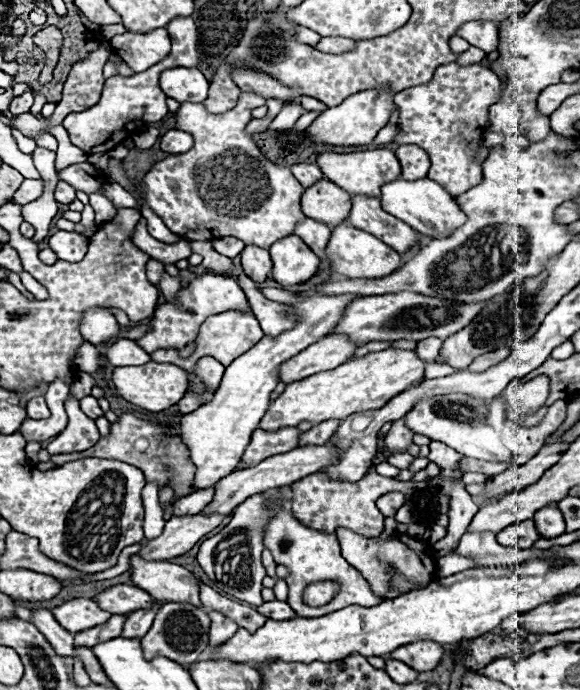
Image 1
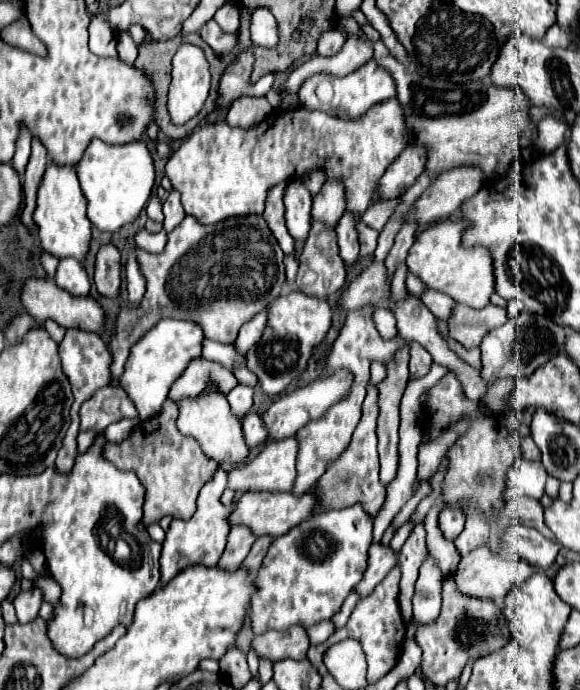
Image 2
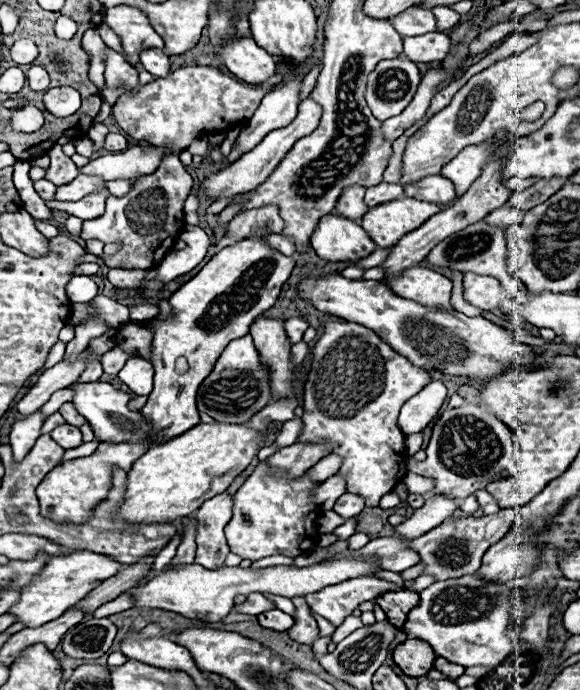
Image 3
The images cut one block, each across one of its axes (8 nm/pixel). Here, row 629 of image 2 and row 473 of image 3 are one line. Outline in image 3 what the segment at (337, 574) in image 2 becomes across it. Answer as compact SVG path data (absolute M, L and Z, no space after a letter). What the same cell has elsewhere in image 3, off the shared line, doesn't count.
M260 462L252 476L234 494L232 520L226 524L224 532L228 546L242 560L260 560L274 554L300 556L316 546L316 518L320 514L314 502L314 490L318 482L312 482L308 474L300 478L290 478L286 472L272 472L268 462Z

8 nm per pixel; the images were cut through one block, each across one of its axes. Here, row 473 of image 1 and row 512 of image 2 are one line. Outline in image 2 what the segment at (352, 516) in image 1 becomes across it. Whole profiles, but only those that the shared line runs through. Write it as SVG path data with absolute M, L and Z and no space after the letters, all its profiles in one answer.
M368 384L368 394L362 404L362 420L352 434L350 446L316 482L316 486L320 486L318 488L318 498L320 498L318 512L326 512L332 508L344 508L344 506L352 506L352 504L360 502L370 516L376 516L376 512L384 504L386 488L378 476L378 452L376 452L376 444L378 444L378 440L376 440L376 416L378 416L376 396L378 396L376 386Z

